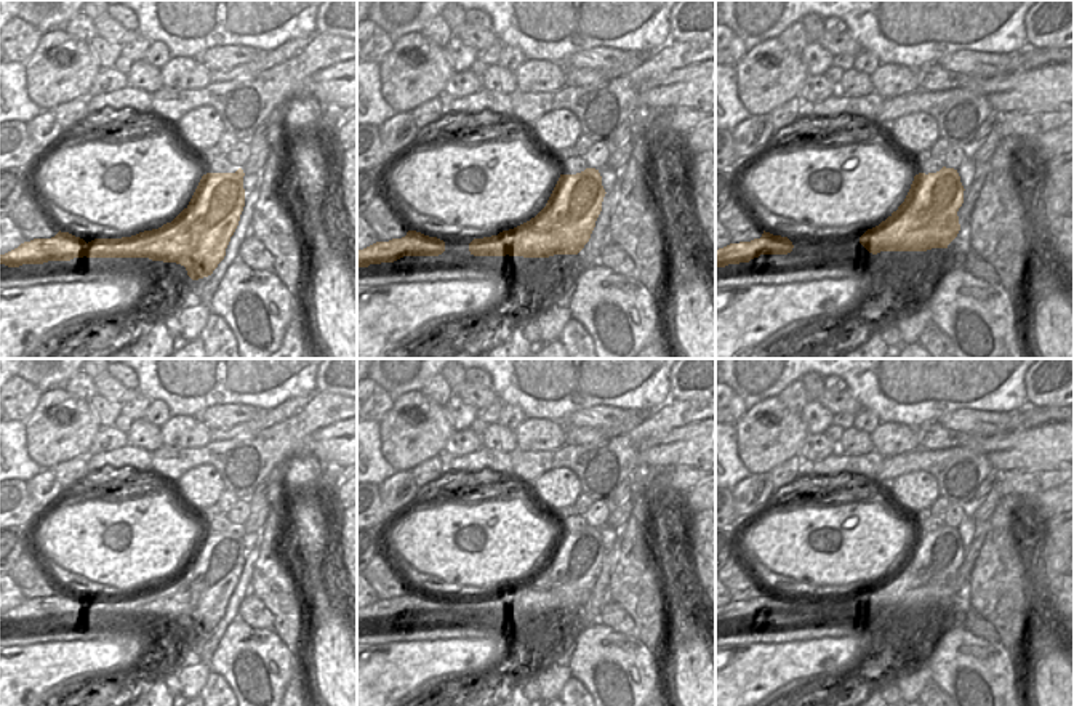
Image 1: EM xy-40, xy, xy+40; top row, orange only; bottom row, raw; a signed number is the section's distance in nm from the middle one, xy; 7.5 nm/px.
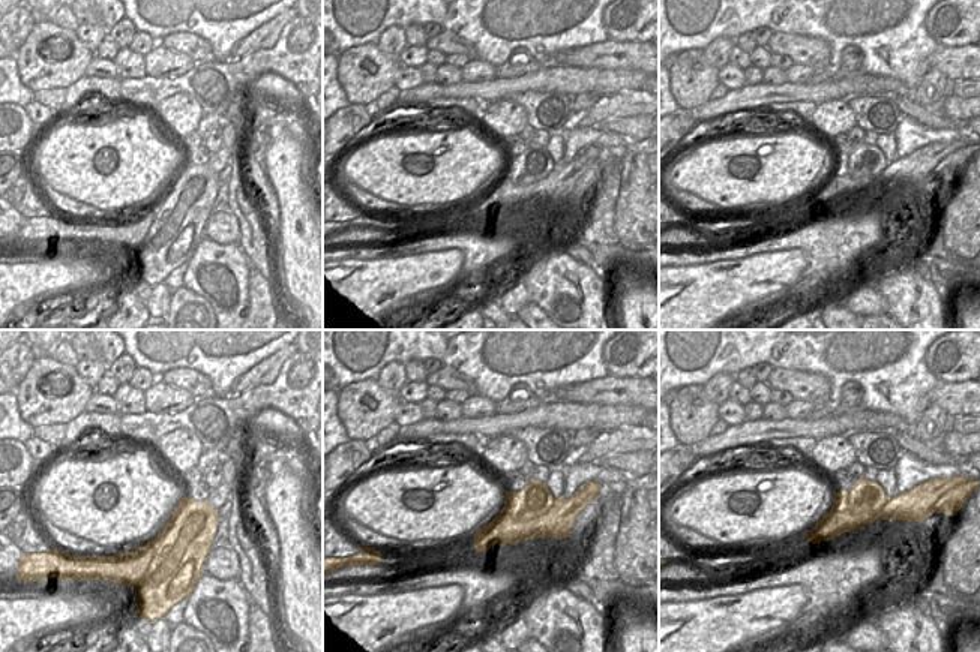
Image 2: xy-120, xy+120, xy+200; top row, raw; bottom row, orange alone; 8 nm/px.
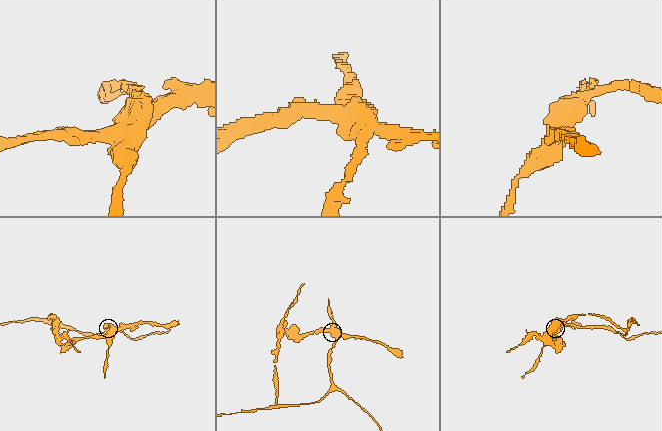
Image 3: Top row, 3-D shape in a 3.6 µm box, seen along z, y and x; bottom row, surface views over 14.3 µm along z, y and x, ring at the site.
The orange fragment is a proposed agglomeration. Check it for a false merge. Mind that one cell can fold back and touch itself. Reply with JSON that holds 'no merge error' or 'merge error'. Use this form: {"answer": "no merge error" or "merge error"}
{"answer": "merge error"}

